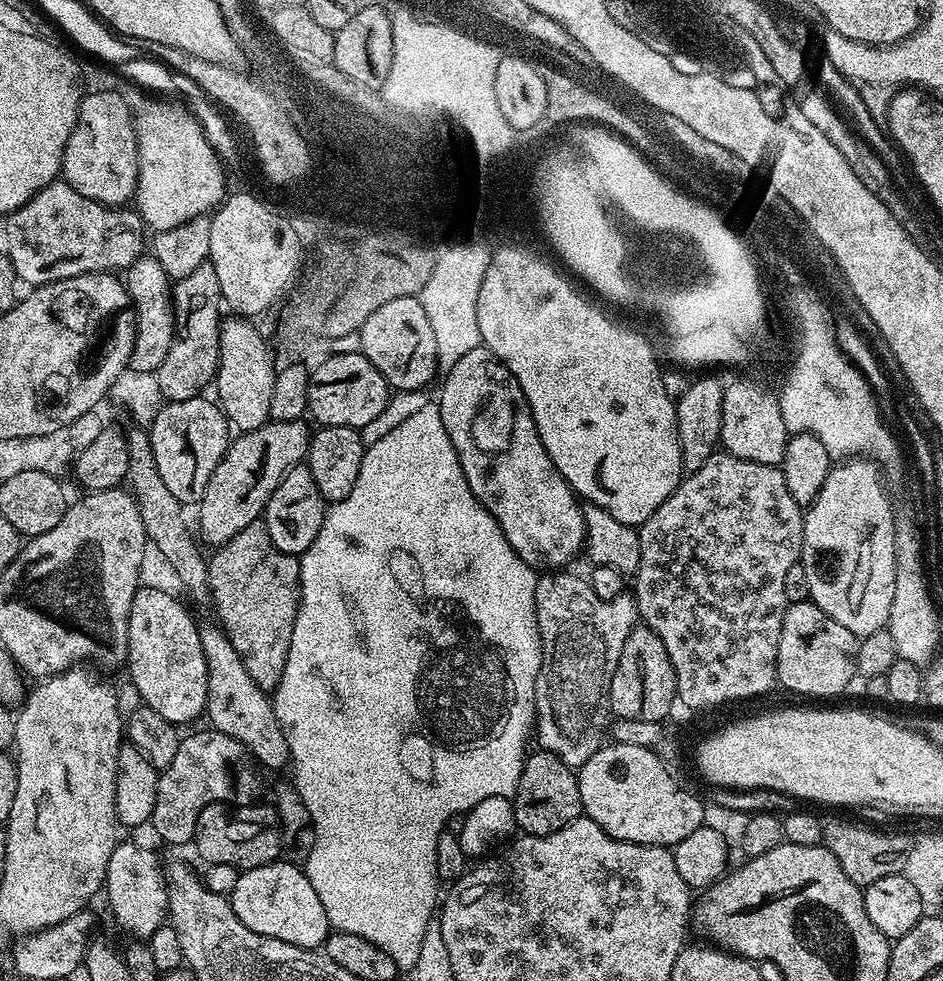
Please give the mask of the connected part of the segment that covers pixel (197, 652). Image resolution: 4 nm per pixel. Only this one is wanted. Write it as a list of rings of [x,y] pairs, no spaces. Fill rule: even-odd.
[[[141,586],[136,589],[134,602],[128,615],[128,663],[126,673],[132,679],[136,692],[141,696],[143,707],[154,710],[166,718],[166,722],[183,726],[206,712],[206,656],[202,654],[200,628],[192,621],[184,604],[175,600],[160,588]]]

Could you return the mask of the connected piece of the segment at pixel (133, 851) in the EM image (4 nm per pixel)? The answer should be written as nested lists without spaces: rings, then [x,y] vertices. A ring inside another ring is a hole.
[[[117,843],[106,870],[106,896],[108,908],[116,920],[129,932],[128,936],[147,942],[154,930],[165,927],[168,920],[168,890],[166,872],[156,856],[140,844]]]

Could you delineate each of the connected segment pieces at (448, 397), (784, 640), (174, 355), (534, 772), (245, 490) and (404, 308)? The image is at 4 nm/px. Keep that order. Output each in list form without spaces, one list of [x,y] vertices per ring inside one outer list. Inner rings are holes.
[[[483,346],[458,358],[445,376],[438,397],[442,426],[454,442],[474,498],[499,522],[522,562],[537,570],[568,566],[584,548],[582,504],[546,454],[518,382]]]
[[[805,602],[789,604],[784,609],[784,621],[776,655],[776,679],[779,687],[789,688],[800,696],[836,696],[844,692],[856,671],[858,637],[846,626],[834,622],[818,605]]]
[[[211,262],[198,266],[186,278],[175,281],[172,289],[172,305],[176,308],[176,340],[170,346],[170,354],[162,358],[162,366],[158,366],[155,372],[158,387],[165,401],[173,400],[182,402],[195,396],[201,395],[204,387],[211,385],[216,379],[216,368],[220,364],[220,325],[222,315],[222,301],[220,298],[220,287],[218,286],[218,274],[214,274],[214,266]]]
[[[543,750],[533,751],[524,761],[524,769],[518,778],[516,795],[511,797],[516,815],[516,827],[525,836],[545,836],[562,830],[583,813],[580,797],[580,781],[577,773],[554,754]]]
[[[272,420],[258,430],[239,433],[229,443],[226,454],[218,466],[214,466],[214,474],[210,474],[210,482],[206,482],[206,490],[198,505],[199,539],[204,544],[219,546],[230,542],[234,534],[246,530],[246,526],[257,523],[263,517],[270,494],[278,490],[278,482],[282,482],[288,471],[308,455],[310,428],[306,425],[304,420]]]
[[[419,296],[394,298],[386,306],[374,310],[370,318],[361,326],[360,349],[365,358],[386,378],[389,389],[397,392],[419,392],[427,389],[427,384],[438,373],[434,330],[422,310]]]

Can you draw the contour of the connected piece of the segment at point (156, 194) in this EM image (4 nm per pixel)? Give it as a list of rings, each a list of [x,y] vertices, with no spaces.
[[[164,98],[152,99],[134,112],[138,146],[138,182],[134,208],[140,213],[140,219],[145,225],[157,233],[182,226],[195,216],[208,216],[225,199],[226,168],[187,107]]]

